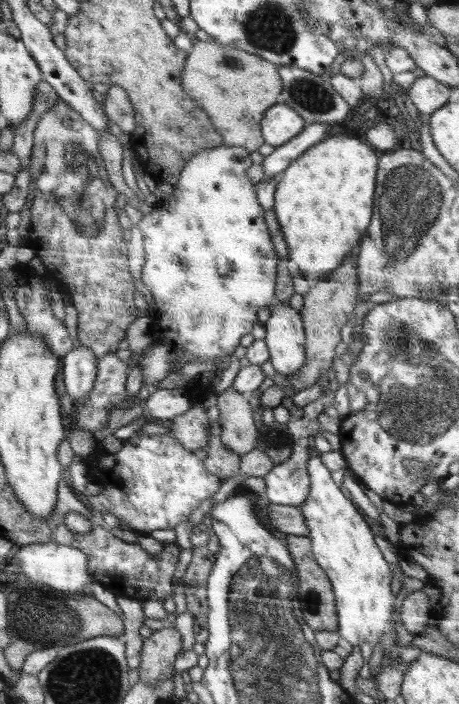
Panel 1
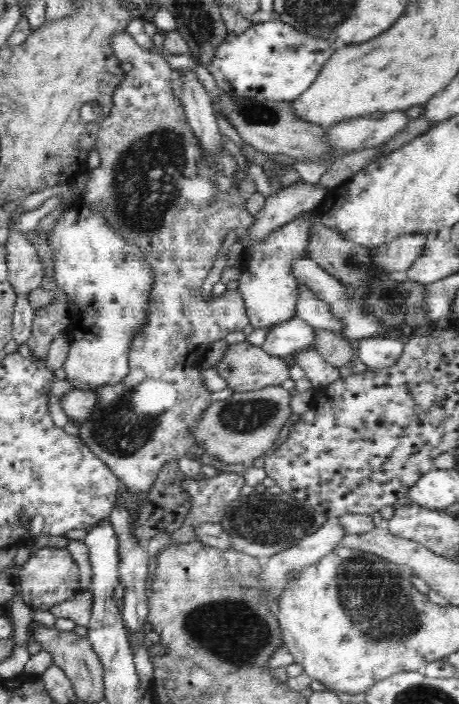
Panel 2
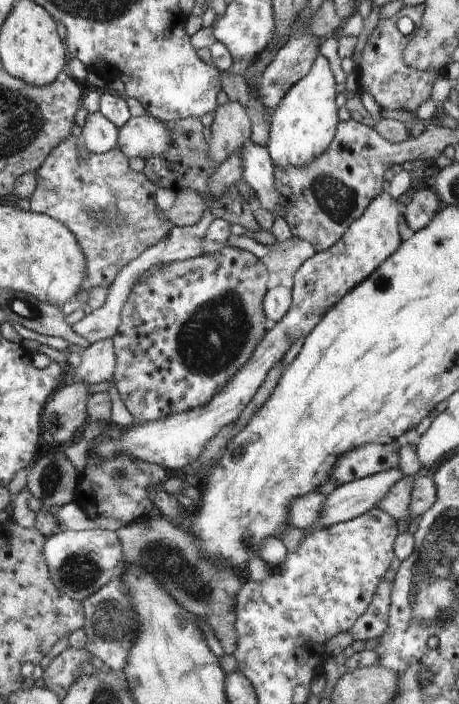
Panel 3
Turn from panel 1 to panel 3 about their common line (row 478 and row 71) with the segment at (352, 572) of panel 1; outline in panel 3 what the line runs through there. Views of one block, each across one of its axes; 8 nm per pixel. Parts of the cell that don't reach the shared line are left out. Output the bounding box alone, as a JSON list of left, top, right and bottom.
[266,54,338,166]

